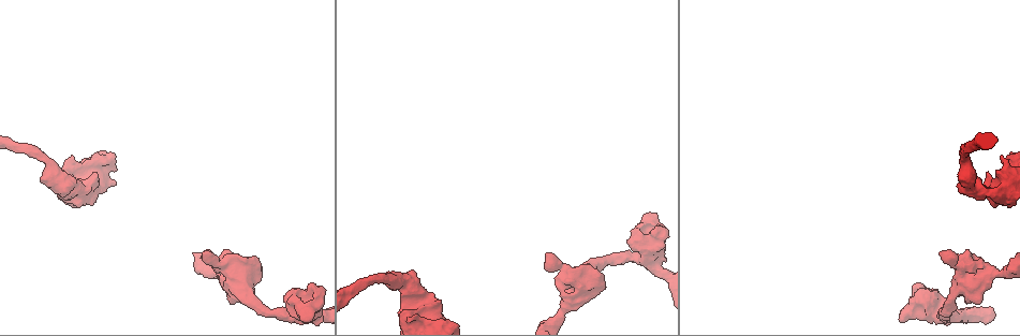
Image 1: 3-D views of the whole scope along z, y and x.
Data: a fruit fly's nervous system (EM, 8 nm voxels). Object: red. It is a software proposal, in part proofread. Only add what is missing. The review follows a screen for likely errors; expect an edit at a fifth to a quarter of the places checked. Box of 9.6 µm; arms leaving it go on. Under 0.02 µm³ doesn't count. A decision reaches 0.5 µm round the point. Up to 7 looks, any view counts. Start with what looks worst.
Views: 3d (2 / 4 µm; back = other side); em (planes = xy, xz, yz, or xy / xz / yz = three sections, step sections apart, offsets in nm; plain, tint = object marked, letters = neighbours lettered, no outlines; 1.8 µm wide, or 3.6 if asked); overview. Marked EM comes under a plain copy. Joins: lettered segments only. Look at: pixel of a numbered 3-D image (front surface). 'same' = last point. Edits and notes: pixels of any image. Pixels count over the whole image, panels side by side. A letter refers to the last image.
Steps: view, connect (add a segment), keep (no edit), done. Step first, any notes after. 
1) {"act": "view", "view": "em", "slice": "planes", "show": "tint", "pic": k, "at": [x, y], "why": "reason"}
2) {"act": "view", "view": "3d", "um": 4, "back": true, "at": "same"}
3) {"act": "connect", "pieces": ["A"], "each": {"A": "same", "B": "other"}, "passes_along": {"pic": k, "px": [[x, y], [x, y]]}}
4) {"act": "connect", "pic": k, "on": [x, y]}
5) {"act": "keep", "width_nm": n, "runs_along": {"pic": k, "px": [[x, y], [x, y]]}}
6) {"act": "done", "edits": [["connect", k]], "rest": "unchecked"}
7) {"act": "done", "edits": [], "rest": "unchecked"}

{"act": "view", "view": "3d", "um": 4, "pic": 1, "at": [574, 276], "why": "narrows sharply"}

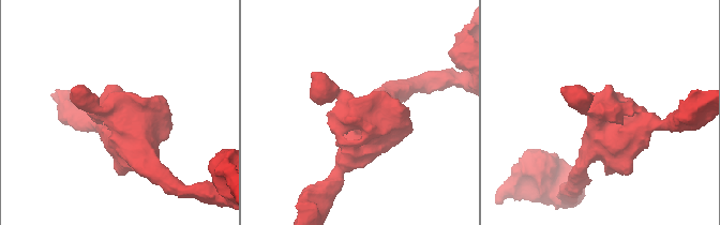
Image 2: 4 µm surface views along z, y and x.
{"act": "view", "view": "em", "um": 3.6, "slice": "yz", "step": 16, "show": "tint", "pic": 2, "at": [602, 114], "why": "need the tissue"}

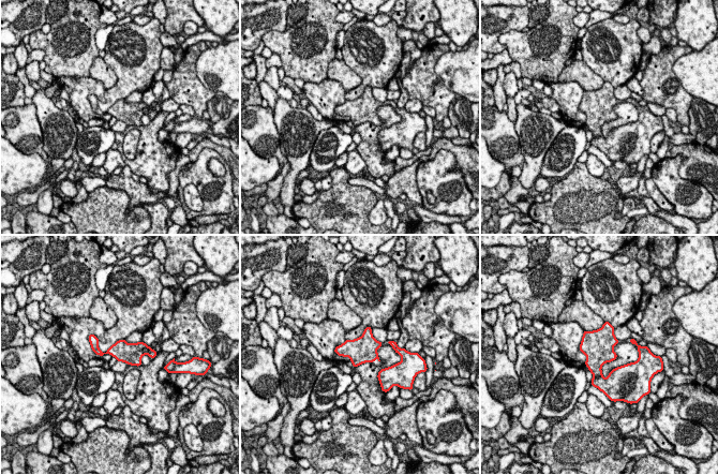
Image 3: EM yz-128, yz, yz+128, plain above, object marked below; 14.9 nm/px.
{"act": "view", "view": "em", "um": 3.6, "slice": "planes", "show": "letters", "at": "same", "why": "another direction"}

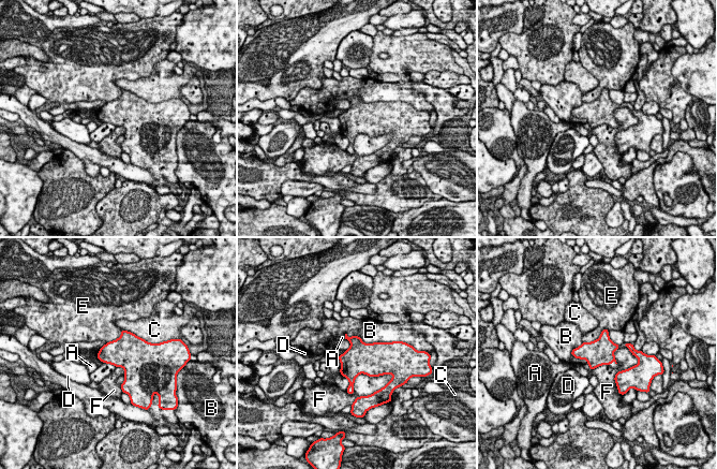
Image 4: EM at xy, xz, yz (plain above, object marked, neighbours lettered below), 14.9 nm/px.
{"act": "keep", "each": {"A": "other", "B": "other", "C": "other", "D": "other", "E": "other", "F": "other"}, "found": "none of them fits"}

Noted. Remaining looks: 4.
{"act": "view", "view": "em", "um": 3.6, "slice": "xz", "step": 8, "show": "letters", "pic": 1, "at": [645, 256], "why": "sharp bend"}

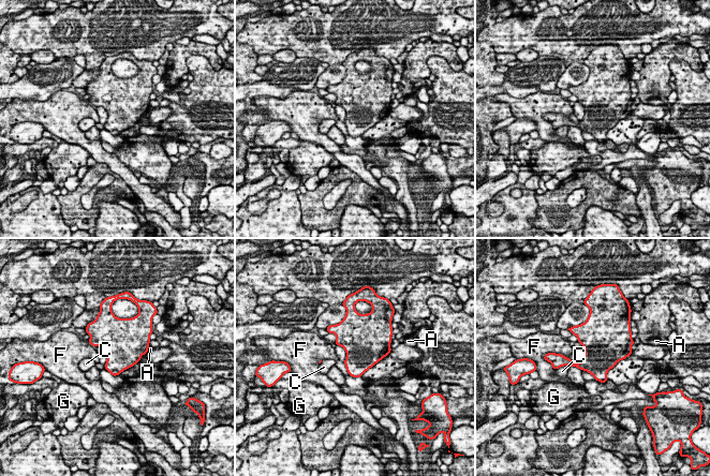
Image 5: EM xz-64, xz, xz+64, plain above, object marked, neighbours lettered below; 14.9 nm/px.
{"act": "view", "view": "em", "um": 3.6, "slice": "planes", "show": "letters", "at": "same", "why": "cut it another way"}

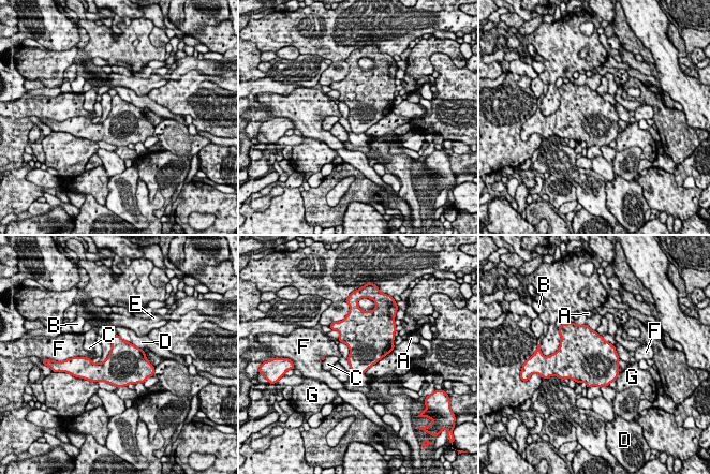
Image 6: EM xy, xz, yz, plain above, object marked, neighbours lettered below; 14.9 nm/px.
{"act": "keep", "each": {"A": "other", "B": "other", "C": "other", "D": "other", "E": "other", "F": "other", "G": "other"}, "border": {"pic": 6, "px": [[117, 332], [124, 340], [143, 350]]}, "found": "none of them fits"}

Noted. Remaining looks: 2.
{"act": "view", "view": "3d", "um": 2, "pic": 1, "at": [439, 300]}

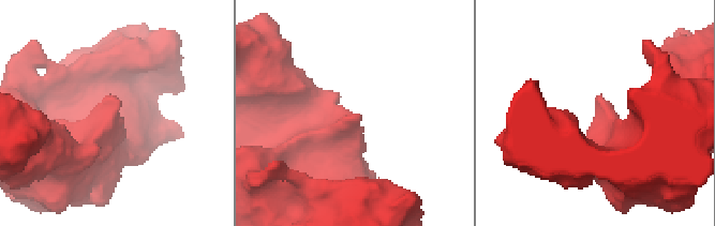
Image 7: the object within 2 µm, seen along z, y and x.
{"act": "view", "view": "em", "slice": "planes", "show": "letters", "pic": 7, "at": [596, 100]}

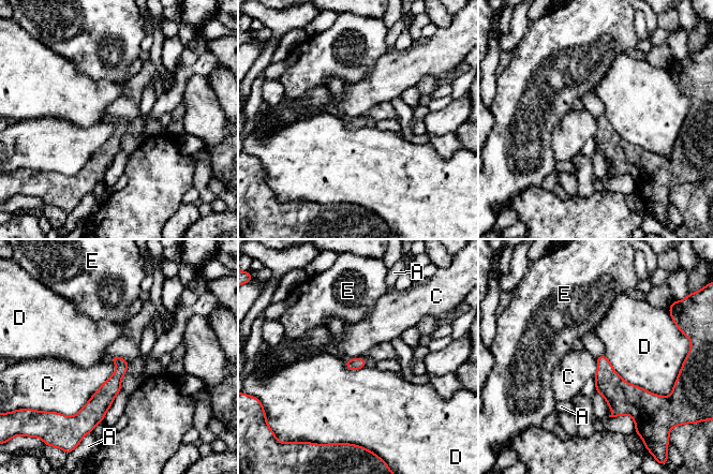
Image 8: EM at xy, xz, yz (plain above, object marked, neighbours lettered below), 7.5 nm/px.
{"act": "keep", "each": {"A": "other", "C": "other", "D": "other", "E": "other"}, "runs_along": {"pic": 8, "px": [[116, 358], [119, 373], [95, 419]]}, "found": "no lettered segment goes on from it"}

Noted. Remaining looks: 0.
{"act": "done", "edits": [], "rest": "unchecked"}

